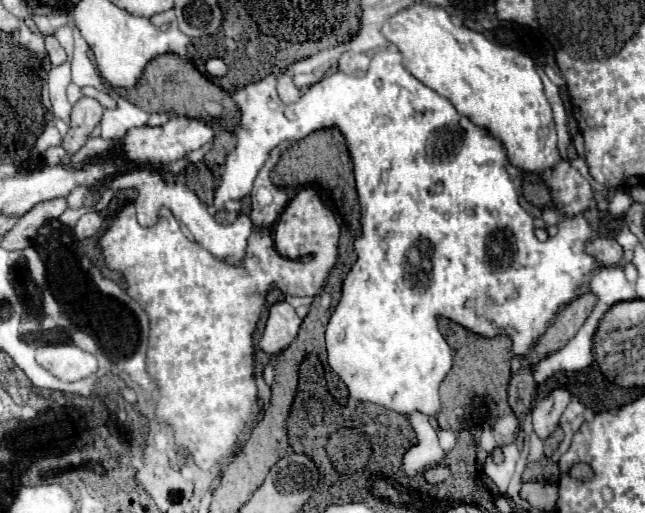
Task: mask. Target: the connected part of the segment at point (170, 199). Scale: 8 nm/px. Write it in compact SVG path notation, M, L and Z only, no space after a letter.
M130 168L126 170L124 174L116 176L114 182L112 182L112 188L116 190L124 190L124 188L136 188L140 194L138 194L138 222L142 226L152 226L156 224L158 220L158 210L160 208L170 208L172 214L184 222L188 226L188 230L194 234L196 242L200 242L206 250L210 250L216 258L222 258L222 260L228 260L228 262L242 262L242 256L244 256L244 248L246 248L246 240L250 236L250 230L252 230L252 220L250 216L246 214L240 214L232 224L224 226L224 224L218 224L204 208L204 204L200 202L200 198L188 190L184 184L170 184L162 178L162 172L156 172L156 170L150 170L150 168Z

